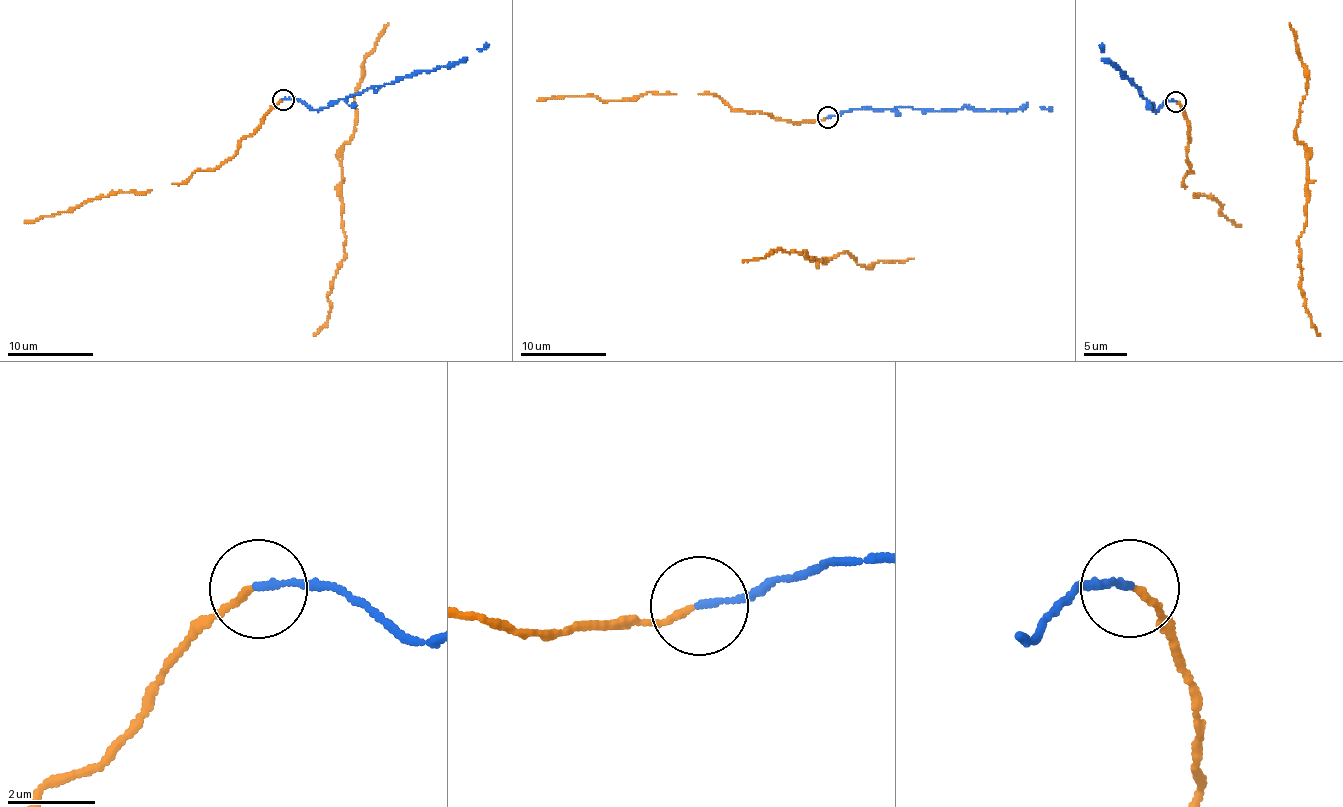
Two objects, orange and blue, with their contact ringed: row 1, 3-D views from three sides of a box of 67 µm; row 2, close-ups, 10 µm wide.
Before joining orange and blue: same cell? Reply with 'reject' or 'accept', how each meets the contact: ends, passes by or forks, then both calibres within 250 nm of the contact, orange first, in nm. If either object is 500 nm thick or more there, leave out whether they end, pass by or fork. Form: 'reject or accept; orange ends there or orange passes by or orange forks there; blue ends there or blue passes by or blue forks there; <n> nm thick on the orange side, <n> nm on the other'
accept; orange ends there; blue ends there; 140 nm thick on the orange side, 140 nm on the other

